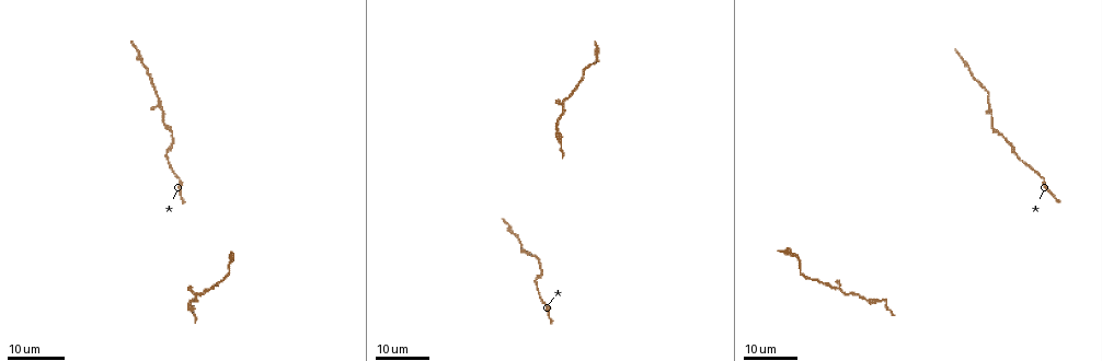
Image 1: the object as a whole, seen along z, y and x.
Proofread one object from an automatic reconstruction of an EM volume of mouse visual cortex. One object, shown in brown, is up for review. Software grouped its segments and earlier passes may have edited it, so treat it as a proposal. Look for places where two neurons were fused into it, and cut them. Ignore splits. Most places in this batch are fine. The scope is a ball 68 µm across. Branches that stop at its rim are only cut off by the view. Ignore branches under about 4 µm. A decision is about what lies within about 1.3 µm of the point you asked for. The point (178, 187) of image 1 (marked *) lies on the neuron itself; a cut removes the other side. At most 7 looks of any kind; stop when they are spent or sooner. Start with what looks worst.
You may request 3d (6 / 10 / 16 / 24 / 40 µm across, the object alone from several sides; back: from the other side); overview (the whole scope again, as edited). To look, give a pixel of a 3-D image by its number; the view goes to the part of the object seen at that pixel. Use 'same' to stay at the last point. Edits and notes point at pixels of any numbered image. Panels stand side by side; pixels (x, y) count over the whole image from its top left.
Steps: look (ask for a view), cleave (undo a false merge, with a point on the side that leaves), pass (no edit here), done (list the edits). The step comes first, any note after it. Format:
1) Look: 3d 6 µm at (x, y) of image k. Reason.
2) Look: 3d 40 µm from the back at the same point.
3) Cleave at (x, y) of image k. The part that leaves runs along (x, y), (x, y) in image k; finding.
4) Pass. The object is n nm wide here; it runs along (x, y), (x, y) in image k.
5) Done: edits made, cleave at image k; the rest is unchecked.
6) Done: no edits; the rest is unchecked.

Look: 3d 24 µm at (172, 130) of image 1. Sudden change in width.

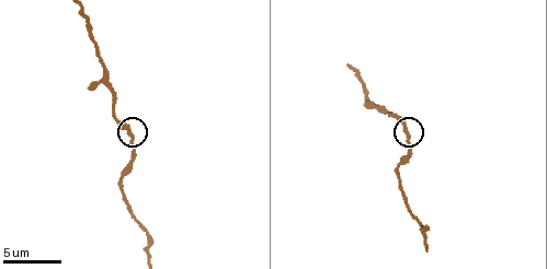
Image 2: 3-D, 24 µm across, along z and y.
Look: 3d 10 µm at (409, 135) of image 2.

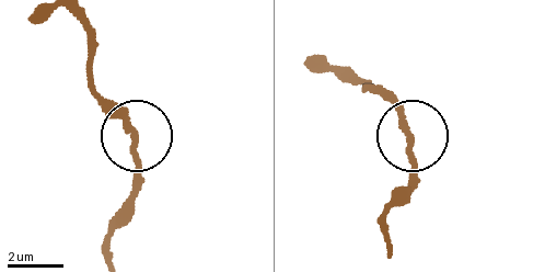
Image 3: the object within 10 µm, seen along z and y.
Look: 3d 6 µm at (131, 131) of image 3.

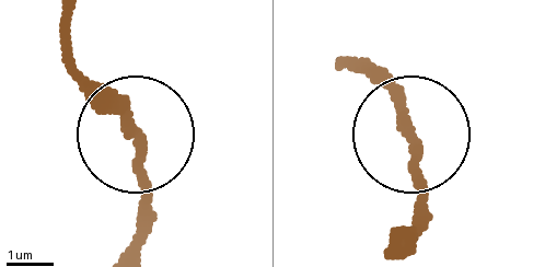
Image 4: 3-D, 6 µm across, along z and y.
Pass. The object is 210 nm wide here; it runs along (397, 251), (417, 208), (417, 161), (402, 114), (350, 59) in image 4; continuous, no second neuron.

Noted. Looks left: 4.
Look: 3d 6 µm at (90, 40) of image 2. Calibre changes.

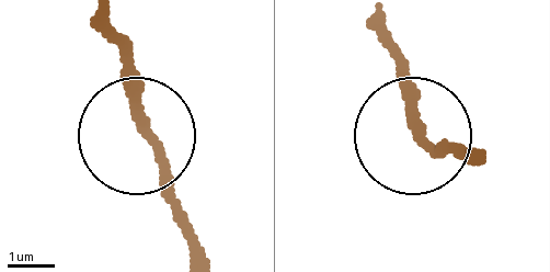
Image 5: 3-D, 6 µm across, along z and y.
Pass. The object is 200 nm wide here; it runs along (204, 246), (145, 139), (117, 37) in image 5; one neuron here.

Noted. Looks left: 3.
Look: 3d 10 µm at (121, 181) of image 2. Thick turns thin.

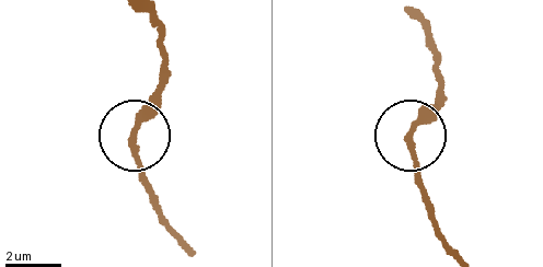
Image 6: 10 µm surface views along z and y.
Pass. It runs along (459, 255), (434, 220), (409, 138), (442, 102) in image 6; continuous, no second neuron.

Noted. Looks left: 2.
Done: no edits; the rest is unchecked.

